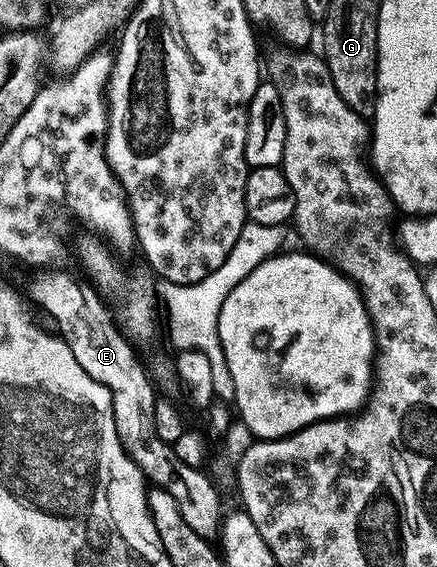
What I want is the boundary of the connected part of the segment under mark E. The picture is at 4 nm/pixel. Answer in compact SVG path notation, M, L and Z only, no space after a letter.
M51 269L36 270L39 272L32 277L31 299L59 326L57 334L60 339L67 342L69 349L73 349L73 357L77 361L77 365L81 365L81 369L85 369L85 373L89 373L89 377L93 377L93 381L105 385L105 389L111 394L113 421L117 425L117 437L120 445L127 452L127 456L137 465L137 469L141 469L144 480L148 484L160 487L162 491L169 493L169 497L173 497L173 501L177 501L177 509L181 509L181 517L185 517L185 521L192 527L193 533L197 533L197 537L208 541L218 540L225 518L223 503L219 500L219 491L211 484L210 477L205 473L206 470L193 465L185 465L185 461L181 461L181 457L177 457L174 446L161 441L161 437L157 437L153 421L157 392L155 392L154 385L151 384L150 377L147 376L146 369L139 364L139 359L135 356L136 348L131 340L120 331L110 306L104 302L90 282L84 281L82 278L79 280L77 276L70 275L67 271L47 270Z

